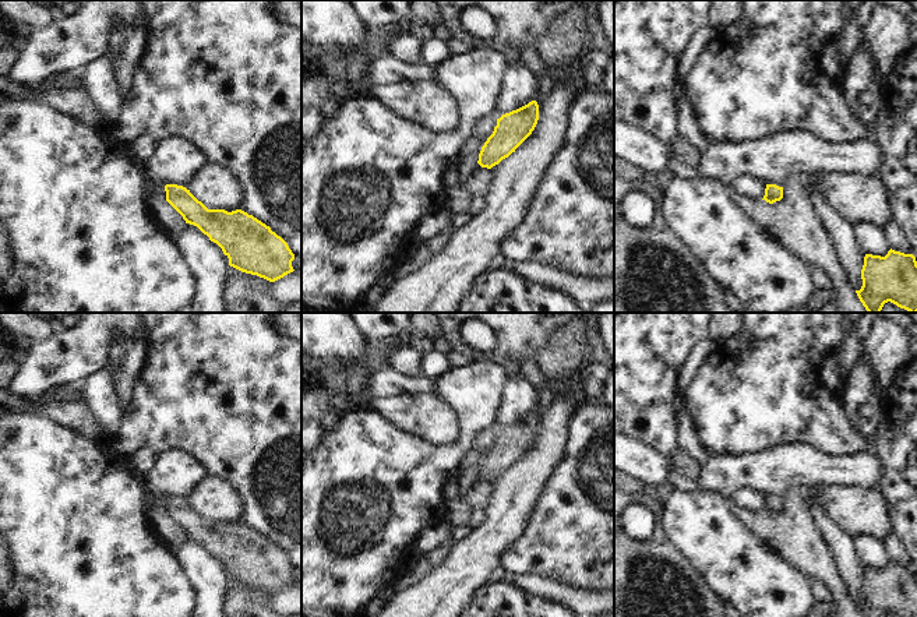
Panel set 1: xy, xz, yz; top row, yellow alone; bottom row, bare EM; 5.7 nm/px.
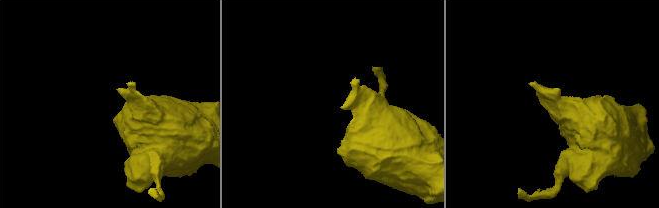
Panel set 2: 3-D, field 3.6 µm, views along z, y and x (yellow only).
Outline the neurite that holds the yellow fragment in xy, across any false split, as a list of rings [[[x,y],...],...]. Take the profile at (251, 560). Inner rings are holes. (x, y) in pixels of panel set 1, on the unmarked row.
[[[166,497],[166,514],[216,556],[229,571],[229,578],[269,595],[293,585],[295,567],[269,539],[241,522],[208,522],[190,503]]]

